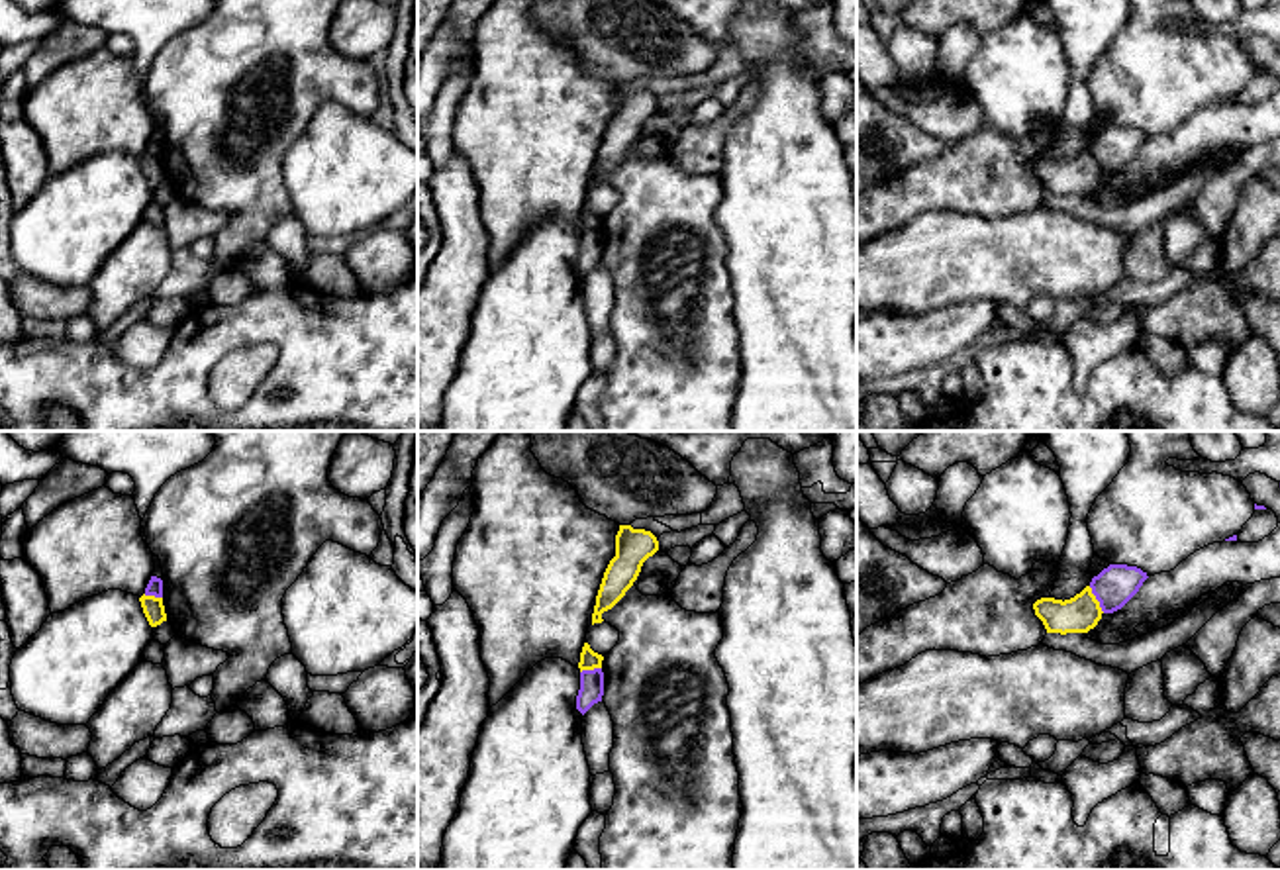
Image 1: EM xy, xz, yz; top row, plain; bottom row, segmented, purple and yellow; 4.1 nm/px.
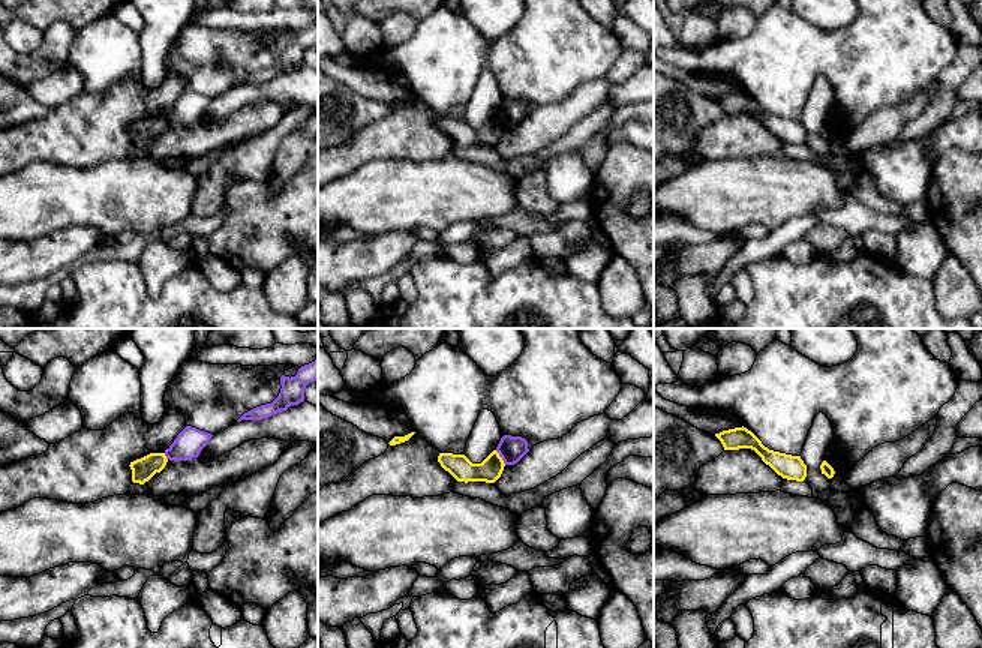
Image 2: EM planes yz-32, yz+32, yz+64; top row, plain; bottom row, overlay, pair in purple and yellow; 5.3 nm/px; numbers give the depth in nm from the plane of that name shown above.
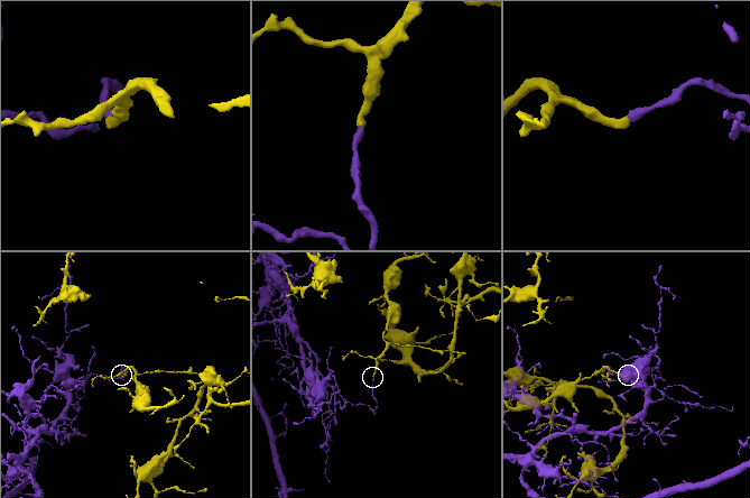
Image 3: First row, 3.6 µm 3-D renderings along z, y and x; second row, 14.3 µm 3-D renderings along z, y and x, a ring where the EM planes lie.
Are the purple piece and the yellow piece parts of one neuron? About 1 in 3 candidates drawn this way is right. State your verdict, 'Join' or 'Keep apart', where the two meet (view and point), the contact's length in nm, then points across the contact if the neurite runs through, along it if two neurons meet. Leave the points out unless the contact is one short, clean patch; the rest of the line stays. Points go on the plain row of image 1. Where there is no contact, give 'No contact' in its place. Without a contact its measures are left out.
Keep apart. Touches purple at yz (1096, 159). Shared border 130 nm. Boundary: yz (1088, 147), (1104, 173)

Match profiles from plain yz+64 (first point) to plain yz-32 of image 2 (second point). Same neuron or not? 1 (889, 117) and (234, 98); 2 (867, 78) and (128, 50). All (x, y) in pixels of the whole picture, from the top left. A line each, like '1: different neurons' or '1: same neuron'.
1: same neuron
2: same neuron

